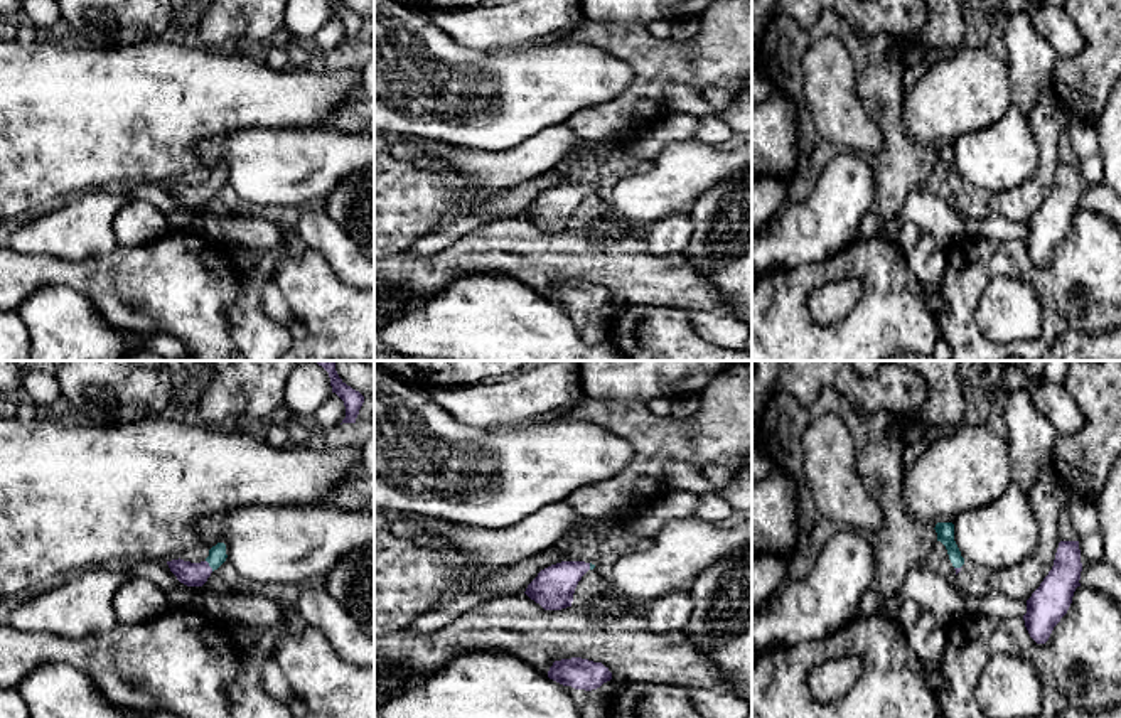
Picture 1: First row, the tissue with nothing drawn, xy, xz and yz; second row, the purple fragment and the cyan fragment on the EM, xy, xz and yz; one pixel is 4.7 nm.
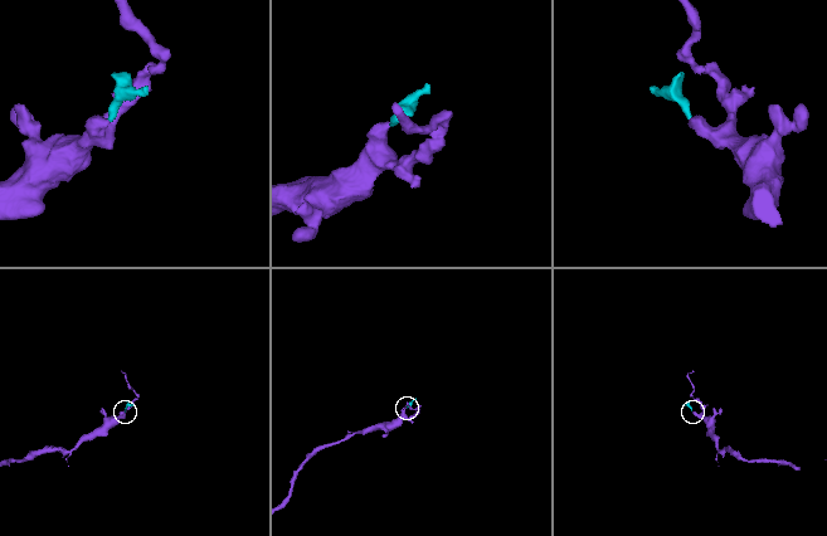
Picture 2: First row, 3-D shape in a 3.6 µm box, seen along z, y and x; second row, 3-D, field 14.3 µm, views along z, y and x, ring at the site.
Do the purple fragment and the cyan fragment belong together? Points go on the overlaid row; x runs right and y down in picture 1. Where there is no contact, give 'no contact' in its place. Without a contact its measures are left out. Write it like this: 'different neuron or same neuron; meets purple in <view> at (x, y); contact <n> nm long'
same neuron; meets purple in xy at (208, 565); contact 70 nm long

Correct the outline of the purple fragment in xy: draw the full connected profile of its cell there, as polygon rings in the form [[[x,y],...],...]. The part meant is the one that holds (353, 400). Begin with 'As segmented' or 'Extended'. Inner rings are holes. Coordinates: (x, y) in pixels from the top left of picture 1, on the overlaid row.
As segmented. [[[314,361],[314,362],[322,366],[329,372],[332,393],[335,393],[344,401],[346,418],[342,420],[342,423],[356,423],[359,410],[364,403],[364,396],[359,391],[347,386],[339,378],[335,371],[335,361]]]

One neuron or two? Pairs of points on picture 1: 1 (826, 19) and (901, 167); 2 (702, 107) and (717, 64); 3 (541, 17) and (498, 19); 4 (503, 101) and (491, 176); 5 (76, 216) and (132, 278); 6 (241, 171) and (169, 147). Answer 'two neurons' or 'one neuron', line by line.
1: one neuron
2: two neurons
3: one neuron
4: two neurons
5: two neurons
6: two neurons

